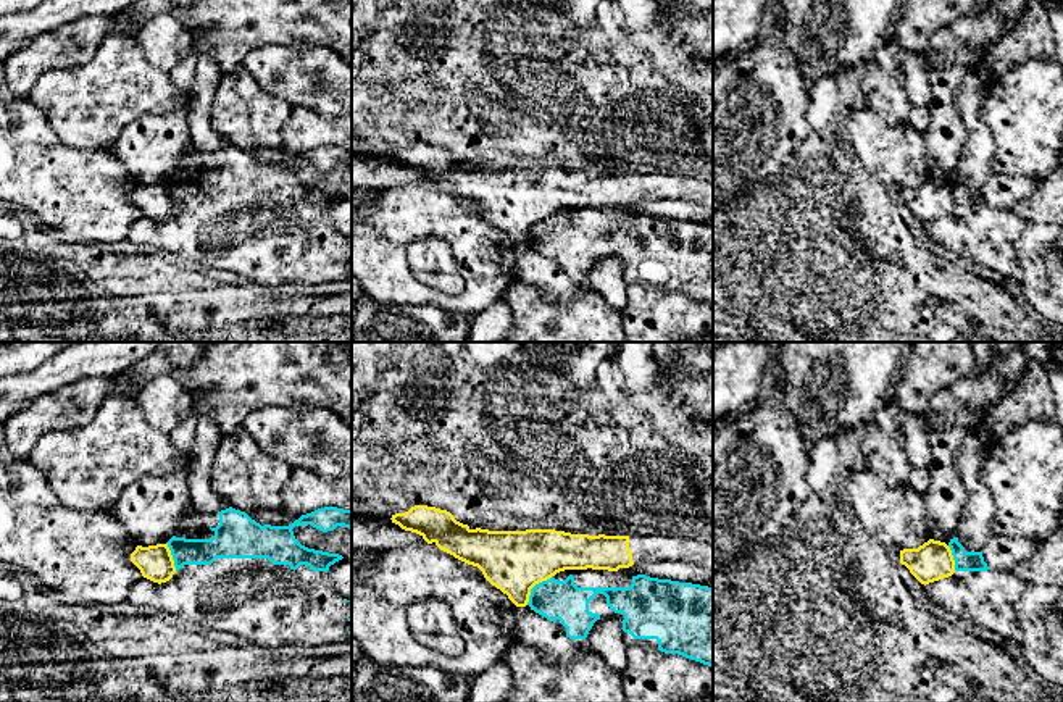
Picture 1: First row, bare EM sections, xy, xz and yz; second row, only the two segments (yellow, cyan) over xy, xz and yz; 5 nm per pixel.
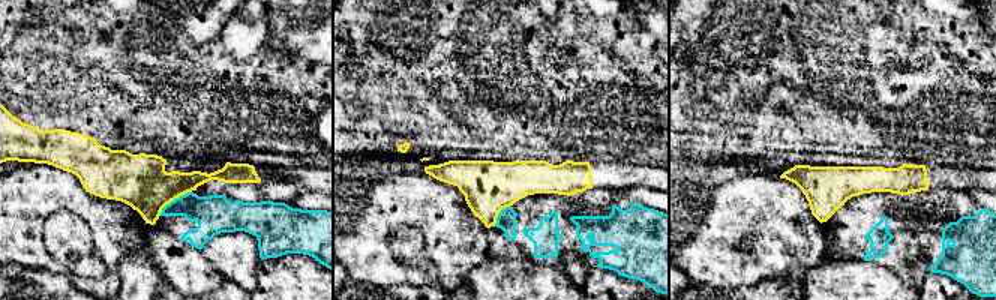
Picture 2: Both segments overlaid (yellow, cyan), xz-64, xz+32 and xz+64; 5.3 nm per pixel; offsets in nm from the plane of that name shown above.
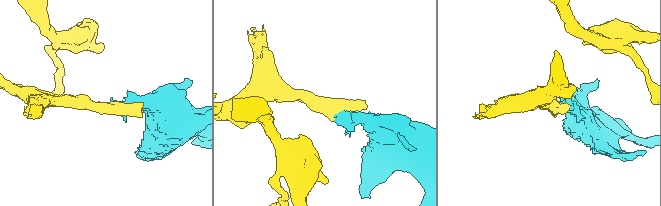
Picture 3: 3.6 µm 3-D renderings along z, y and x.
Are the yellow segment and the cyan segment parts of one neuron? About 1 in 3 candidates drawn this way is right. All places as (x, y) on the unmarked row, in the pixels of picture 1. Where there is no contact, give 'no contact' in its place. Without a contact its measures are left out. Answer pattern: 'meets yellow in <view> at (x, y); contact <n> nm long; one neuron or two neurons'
meets yellow in xz at (534, 223); contact 200 nm long; two neurons

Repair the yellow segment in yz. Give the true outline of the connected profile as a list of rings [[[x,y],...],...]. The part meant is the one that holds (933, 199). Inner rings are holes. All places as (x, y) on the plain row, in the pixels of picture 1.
[[[929,178],[918,187],[900,189],[900,202],[924,224],[955,211],[950,186],[934,178]]]

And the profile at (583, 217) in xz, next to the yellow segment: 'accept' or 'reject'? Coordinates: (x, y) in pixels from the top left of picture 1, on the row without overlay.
reject

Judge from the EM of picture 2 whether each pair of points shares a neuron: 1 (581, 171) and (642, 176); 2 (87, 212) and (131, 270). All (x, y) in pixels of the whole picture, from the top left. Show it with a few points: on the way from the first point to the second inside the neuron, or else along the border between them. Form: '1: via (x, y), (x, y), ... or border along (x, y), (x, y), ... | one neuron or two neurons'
1: via (596, 174), (627, 176) | one neuron
2: border along (143, 230), (137, 245), (119, 266), (120, 284) | two neurons

